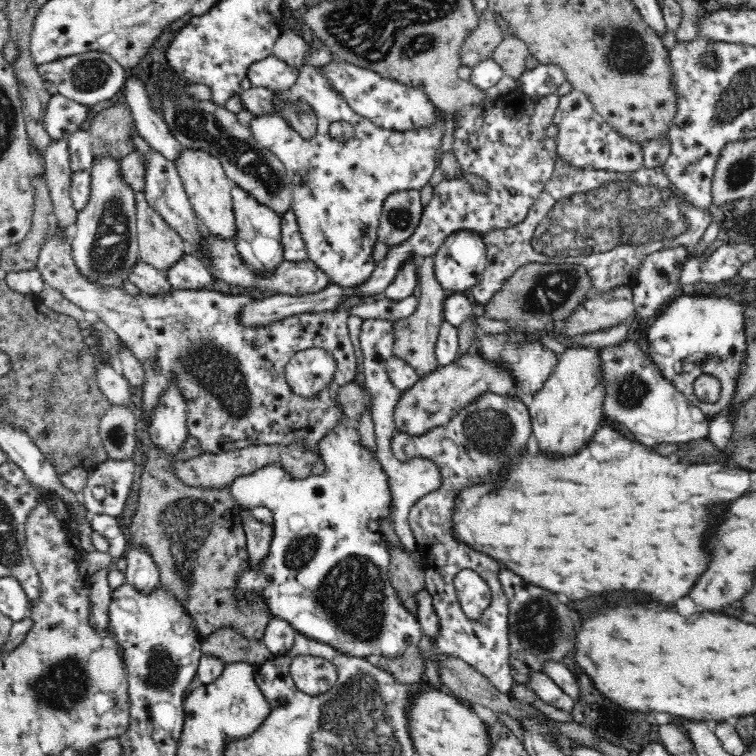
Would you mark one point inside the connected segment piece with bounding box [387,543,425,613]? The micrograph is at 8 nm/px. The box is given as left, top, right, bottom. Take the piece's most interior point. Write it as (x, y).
(407, 578)

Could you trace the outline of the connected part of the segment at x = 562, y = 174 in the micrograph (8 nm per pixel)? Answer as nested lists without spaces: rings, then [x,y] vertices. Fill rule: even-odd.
[[[556,154],[553,159],[555,168],[552,176],[540,198],[531,207],[528,218],[516,227],[512,226],[502,232],[488,232],[488,236],[483,237],[487,249],[487,264],[486,269],[481,273],[480,280],[469,290],[473,301],[485,305],[502,288],[505,280],[508,280],[522,266],[530,263],[558,262],[560,265],[560,262],[566,262],[568,266],[576,265],[586,269],[588,279],[590,279],[590,292],[580,302],[582,304],[586,299],[594,295],[602,295],[616,287],[633,288],[634,282],[639,278],[639,270],[650,254],[656,254],[660,250],[685,248],[689,257],[696,256],[695,249],[699,246],[698,238],[696,240],[684,238],[682,242],[680,238],[688,236],[690,230],[696,232],[696,228],[702,228],[704,232],[709,228],[713,217],[708,208],[700,208],[700,210],[708,210],[706,212],[708,222],[700,222],[700,226],[696,226],[698,222],[694,220],[694,226],[690,226],[688,216],[681,209],[685,203],[682,201],[680,192],[676,188],[673,190],[664,188],[664,180],[648,178],[648,169],[613,173],[592,168],[574,168],[571,164],[564,162],[559,154]],[[614,226],[619,228],[618,233],[614,232]]]

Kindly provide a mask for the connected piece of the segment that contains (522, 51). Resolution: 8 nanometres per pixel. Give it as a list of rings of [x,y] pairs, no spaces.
[[[504,34],[502,42],[496,46],[493,59],[508,76],[517,79],[526,69],[529,52],[526,43],[513,34]]]

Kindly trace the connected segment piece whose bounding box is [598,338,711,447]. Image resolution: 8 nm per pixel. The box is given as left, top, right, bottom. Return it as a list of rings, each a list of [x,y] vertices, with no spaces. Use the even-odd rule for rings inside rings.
[[[626,339],[598,350],[600,385],[604,387],[602,416],[624,426],[635,441],[654,447],[660,442],[689,443],[708,436],[711,416],[694,406],[685,394],[660,372],[652,357],[636,341]]]

